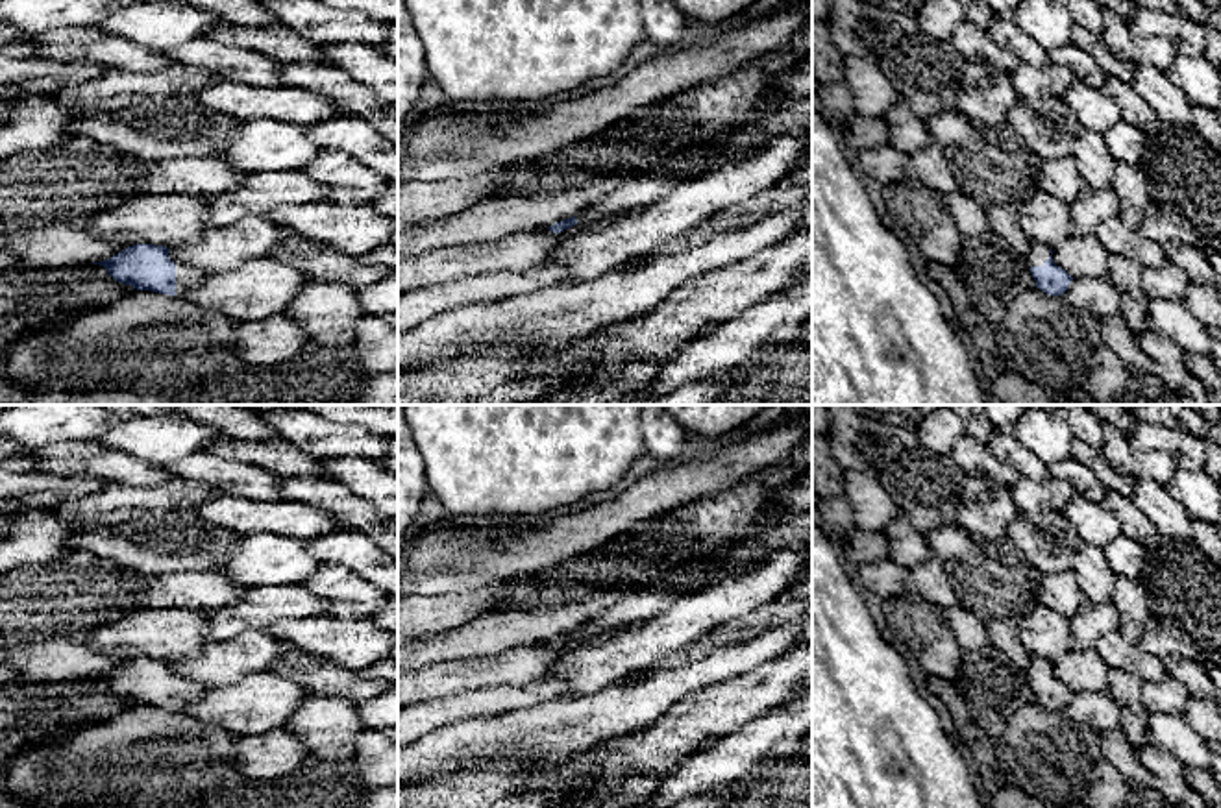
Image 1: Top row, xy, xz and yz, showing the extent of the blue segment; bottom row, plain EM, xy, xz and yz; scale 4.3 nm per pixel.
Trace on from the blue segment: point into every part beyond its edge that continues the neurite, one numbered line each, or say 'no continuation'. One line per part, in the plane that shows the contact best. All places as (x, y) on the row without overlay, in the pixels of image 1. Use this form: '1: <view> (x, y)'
1: xy (187, 690)

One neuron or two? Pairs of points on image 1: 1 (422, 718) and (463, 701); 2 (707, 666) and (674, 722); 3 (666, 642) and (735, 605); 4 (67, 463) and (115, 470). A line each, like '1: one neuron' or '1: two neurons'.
1: one neuron
2: two neurons
3: one neuron
4: one neuron

